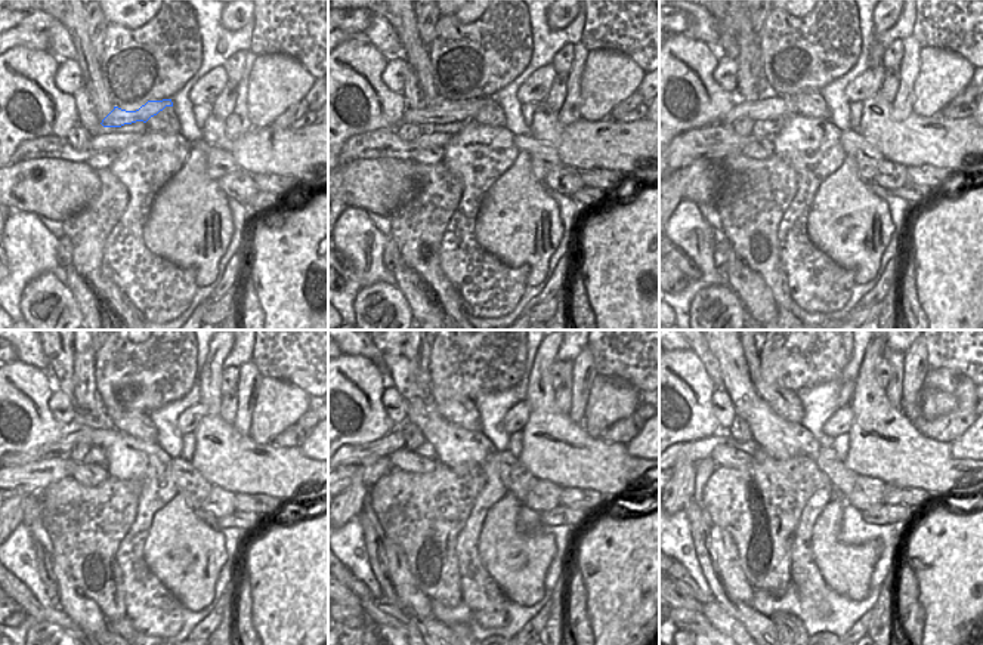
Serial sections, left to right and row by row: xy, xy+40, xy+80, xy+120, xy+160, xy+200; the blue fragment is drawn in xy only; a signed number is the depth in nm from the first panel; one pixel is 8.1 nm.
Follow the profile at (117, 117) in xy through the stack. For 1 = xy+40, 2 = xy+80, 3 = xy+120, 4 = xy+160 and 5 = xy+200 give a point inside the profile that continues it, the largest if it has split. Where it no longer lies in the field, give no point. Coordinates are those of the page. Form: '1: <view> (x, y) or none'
1: xy+40 (441, 111)
2: xy+80 (775, 108)
3: xy+120 (102, 438)
4: xy+160 (358, 454)
5: xy+200 (694, 451)

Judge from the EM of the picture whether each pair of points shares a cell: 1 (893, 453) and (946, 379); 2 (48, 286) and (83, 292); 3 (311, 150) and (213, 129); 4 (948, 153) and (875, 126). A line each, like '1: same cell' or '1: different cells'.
1: different cells
2: different cells
3: same cell
4: same cell

